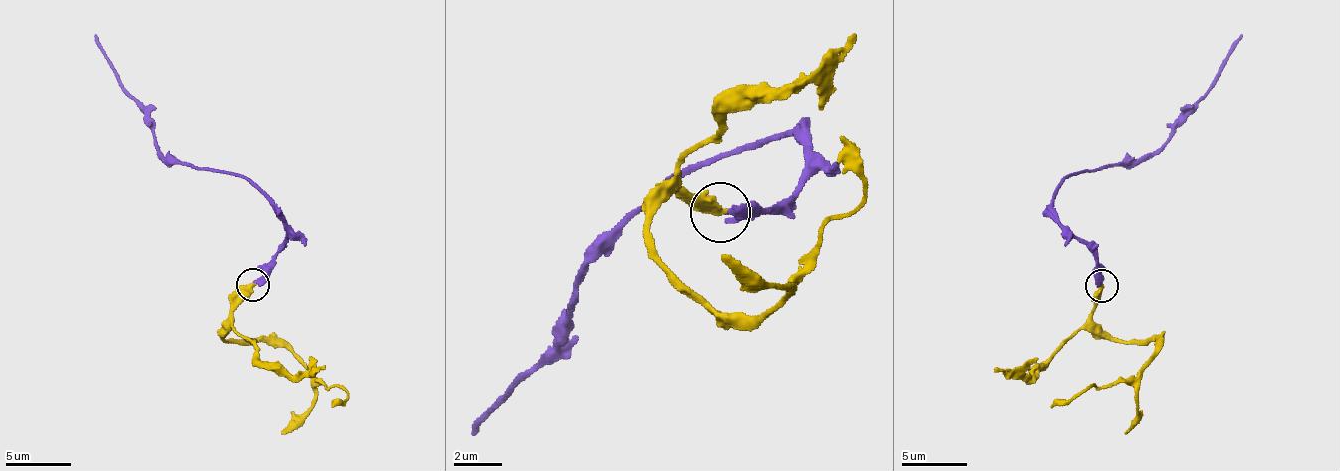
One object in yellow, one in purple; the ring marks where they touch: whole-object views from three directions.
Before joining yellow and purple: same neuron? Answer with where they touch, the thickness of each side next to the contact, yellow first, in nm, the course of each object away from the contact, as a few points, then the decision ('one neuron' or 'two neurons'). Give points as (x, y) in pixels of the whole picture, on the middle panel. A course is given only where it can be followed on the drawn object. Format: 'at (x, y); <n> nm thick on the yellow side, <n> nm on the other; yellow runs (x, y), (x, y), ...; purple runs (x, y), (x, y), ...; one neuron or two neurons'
at (720, 212); 440 nm thick on the yellow side, 320 nm on the other; yellow runs (721, 211), (677, 185), (647, 232), (717, 309), (770, 314), (795, 283), (816, 234), (866, 192), (839, 137); purple runs (722, 211), (771, 212), (810, 154), (797, 137), (678, 169), (598, 254), (570, 316), (472, 435); one neuron

